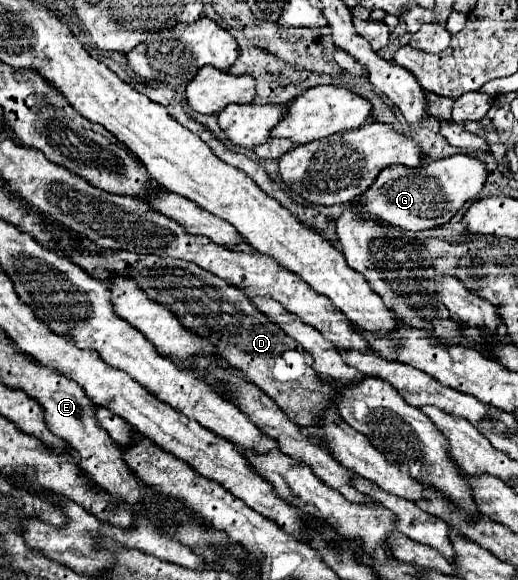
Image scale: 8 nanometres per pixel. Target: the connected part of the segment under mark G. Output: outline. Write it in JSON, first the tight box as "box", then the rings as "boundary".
{"box":[363,155,485,231],"boundary":[[[453,155],[415,169],[391,165],[383,169],[375,183],[363,193],[363,205],[367,207],[369,215],[373,219],[379,217],[381,223],[397,225],[407,231],[433,229],[451,221],[451,217],[455,217],[459,209],[481,191],[485,179],[485,163],[469,155]]]}

